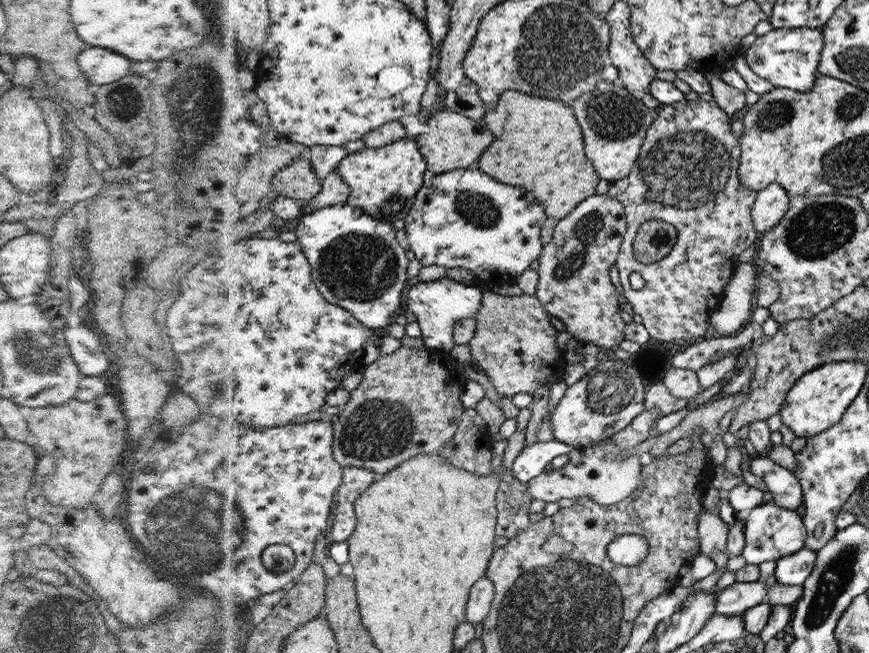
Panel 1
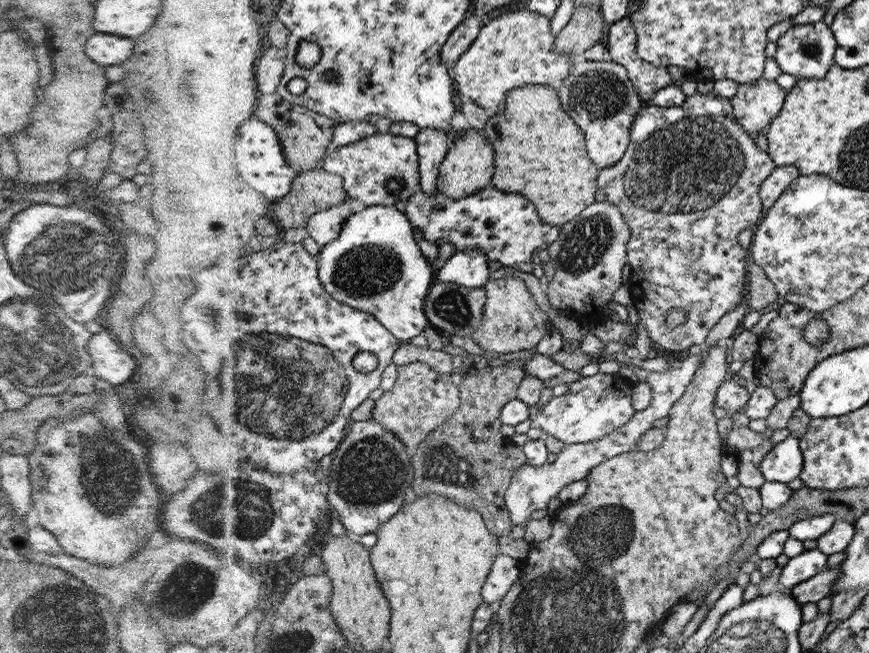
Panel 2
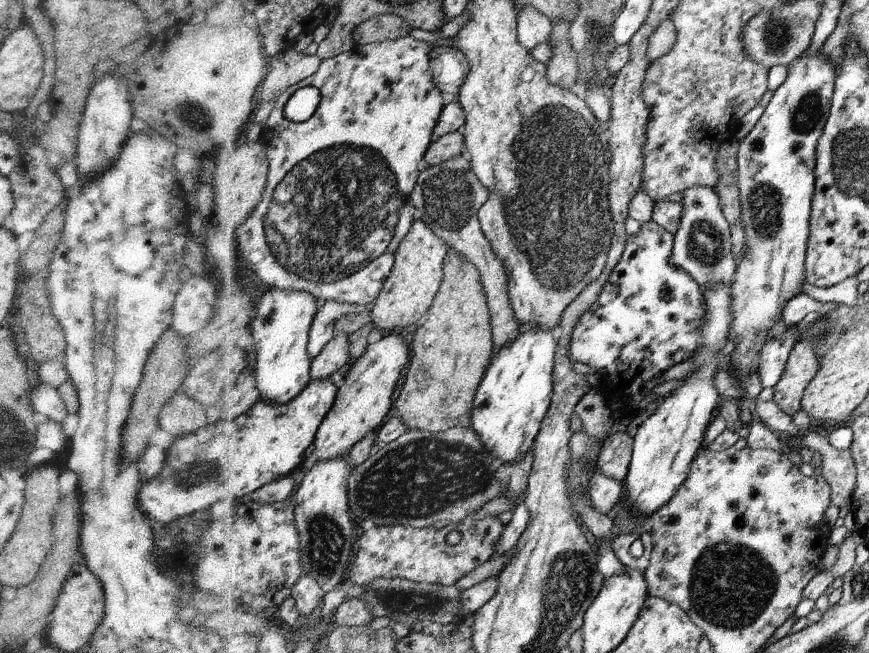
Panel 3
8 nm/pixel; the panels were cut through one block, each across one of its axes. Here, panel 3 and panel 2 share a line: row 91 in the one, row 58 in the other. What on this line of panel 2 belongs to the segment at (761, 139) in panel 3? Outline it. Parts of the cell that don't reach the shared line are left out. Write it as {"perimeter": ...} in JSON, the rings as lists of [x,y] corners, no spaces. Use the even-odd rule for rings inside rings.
{"perimeter":[[[824,21],[814,24],[792,25],[777,40],[777,50],[774,58],[784,74],[792,74],[794,77],[809,78],[814,80],[823,79],[831,71],[835,64],[835,51],[839,46],[836,43],[832,28]]]}

